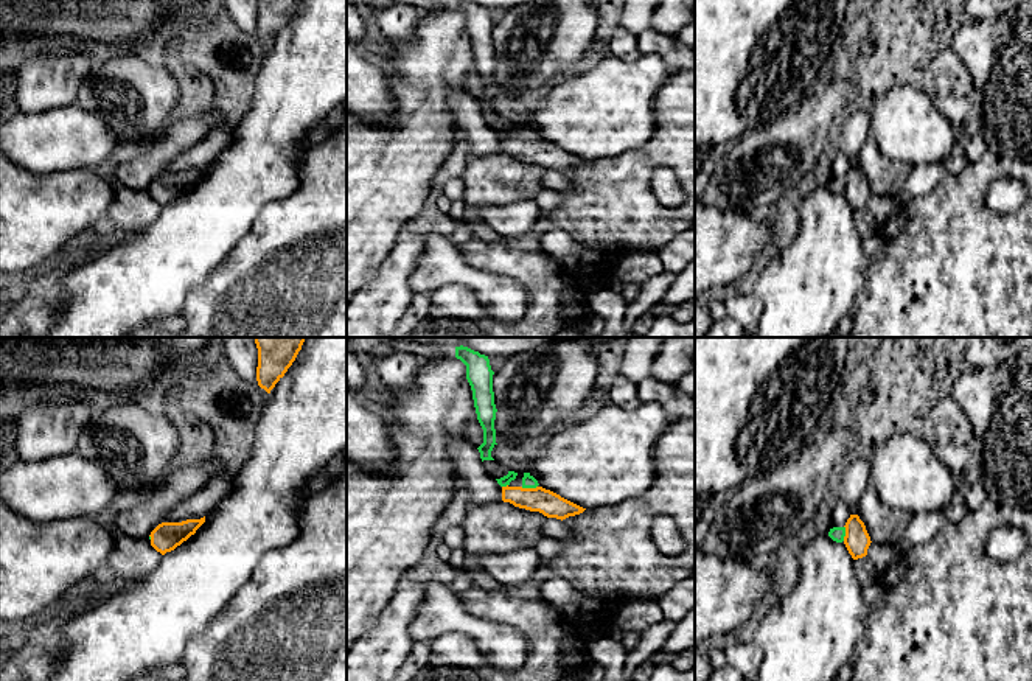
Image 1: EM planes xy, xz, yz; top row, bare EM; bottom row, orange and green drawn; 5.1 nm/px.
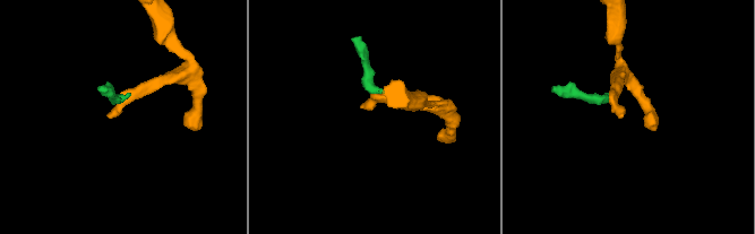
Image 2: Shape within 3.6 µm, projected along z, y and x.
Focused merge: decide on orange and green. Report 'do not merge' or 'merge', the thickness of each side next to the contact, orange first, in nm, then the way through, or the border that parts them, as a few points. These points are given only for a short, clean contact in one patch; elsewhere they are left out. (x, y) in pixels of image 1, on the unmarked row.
merge; 130 nm thick on the orange side, 70 nm on the other; runs through xz (540, 151), (529, 140), (529, 132)

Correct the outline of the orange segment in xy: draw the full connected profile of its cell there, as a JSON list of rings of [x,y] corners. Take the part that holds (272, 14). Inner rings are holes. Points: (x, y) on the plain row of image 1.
[[[258,0],[256,33],[267,45],[284,28],[302,0]]]

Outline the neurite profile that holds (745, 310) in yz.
[[[734,289],[720,294],[726,308],[726,317],[735,320],[744,333],[752,333],[762,316],[763,303],[755,292],[743,295]]]

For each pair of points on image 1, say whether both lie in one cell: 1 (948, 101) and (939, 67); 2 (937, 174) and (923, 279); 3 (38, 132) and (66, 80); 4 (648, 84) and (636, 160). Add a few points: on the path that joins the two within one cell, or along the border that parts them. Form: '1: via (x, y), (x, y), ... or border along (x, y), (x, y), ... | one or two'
1: via (948, 94), (948, 83), (944, 75) | one
2: border along (947, 174), (928, 192), (913, 198) | two
3: border along (75, 101), (39, 112), (20, 114) | two
4: border along (655, 114), (655, 131), (644, 143), (605, 159) | two

